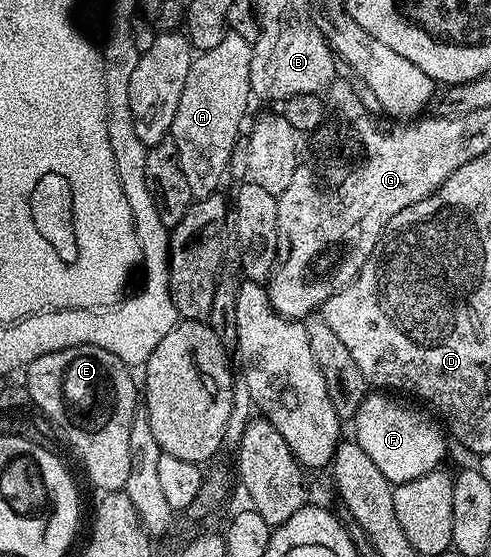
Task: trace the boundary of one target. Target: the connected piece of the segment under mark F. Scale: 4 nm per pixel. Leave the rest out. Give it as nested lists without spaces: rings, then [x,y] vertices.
[[[385,392],[366,393],[351,426],[357,429],[355,440],[371,456],[371,460],[394,484],[415,480],[427,472],[438,469],[445,458],[446,431],[432,413],[424,414],[413,406],[404,406],[400,397]]]

